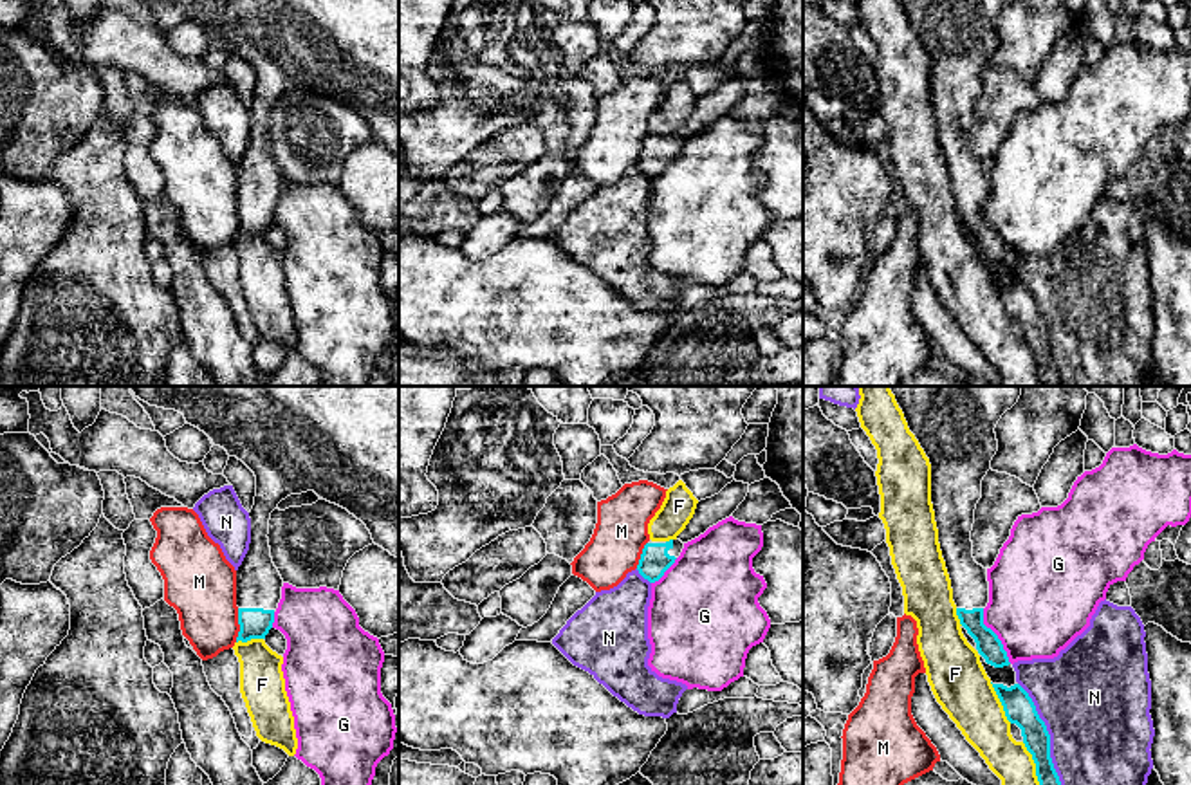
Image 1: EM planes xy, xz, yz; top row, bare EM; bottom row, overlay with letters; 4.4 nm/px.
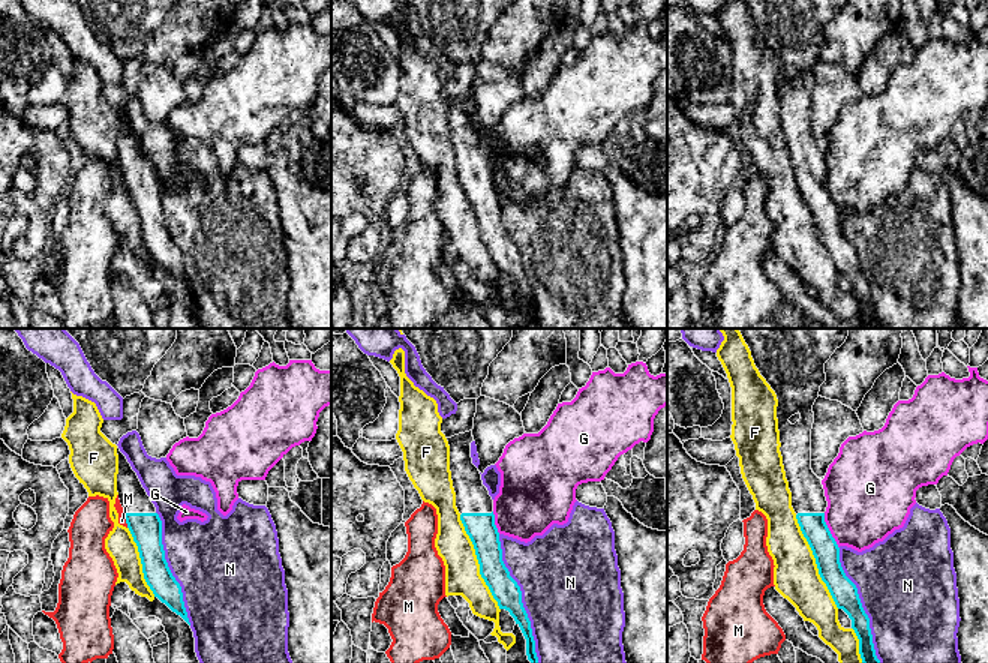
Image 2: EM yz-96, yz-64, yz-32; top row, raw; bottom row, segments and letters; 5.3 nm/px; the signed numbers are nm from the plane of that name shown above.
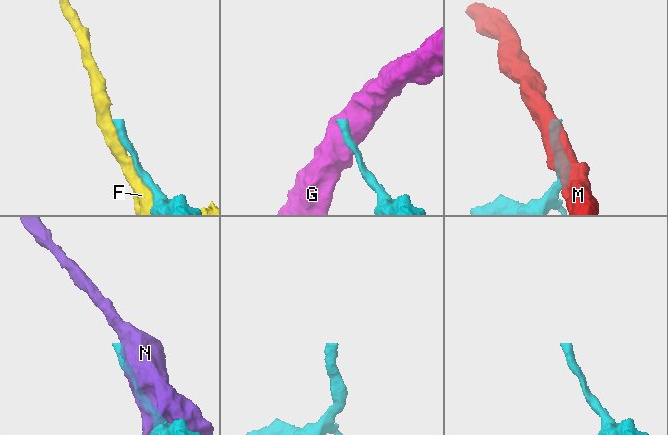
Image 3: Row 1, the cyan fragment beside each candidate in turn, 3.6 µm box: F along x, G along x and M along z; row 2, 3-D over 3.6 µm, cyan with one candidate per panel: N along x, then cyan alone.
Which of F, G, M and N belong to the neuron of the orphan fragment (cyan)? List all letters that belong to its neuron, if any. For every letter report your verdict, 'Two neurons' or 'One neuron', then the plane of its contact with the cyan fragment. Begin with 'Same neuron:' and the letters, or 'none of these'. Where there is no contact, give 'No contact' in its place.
Same neuron: none of these
F: Two neurons. Touches cyan in yz
G: Two neurons. Touches cyan in yz
M: Two neurons. Touches cyan in xy
N: Two neurons. Touches cyan in yz

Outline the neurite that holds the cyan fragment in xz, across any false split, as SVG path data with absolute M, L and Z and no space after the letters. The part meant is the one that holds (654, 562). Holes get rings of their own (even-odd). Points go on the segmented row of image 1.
M680 540L648 541L642 549L637 570L650 583L659 581L664 572L680 556L684 543Z

